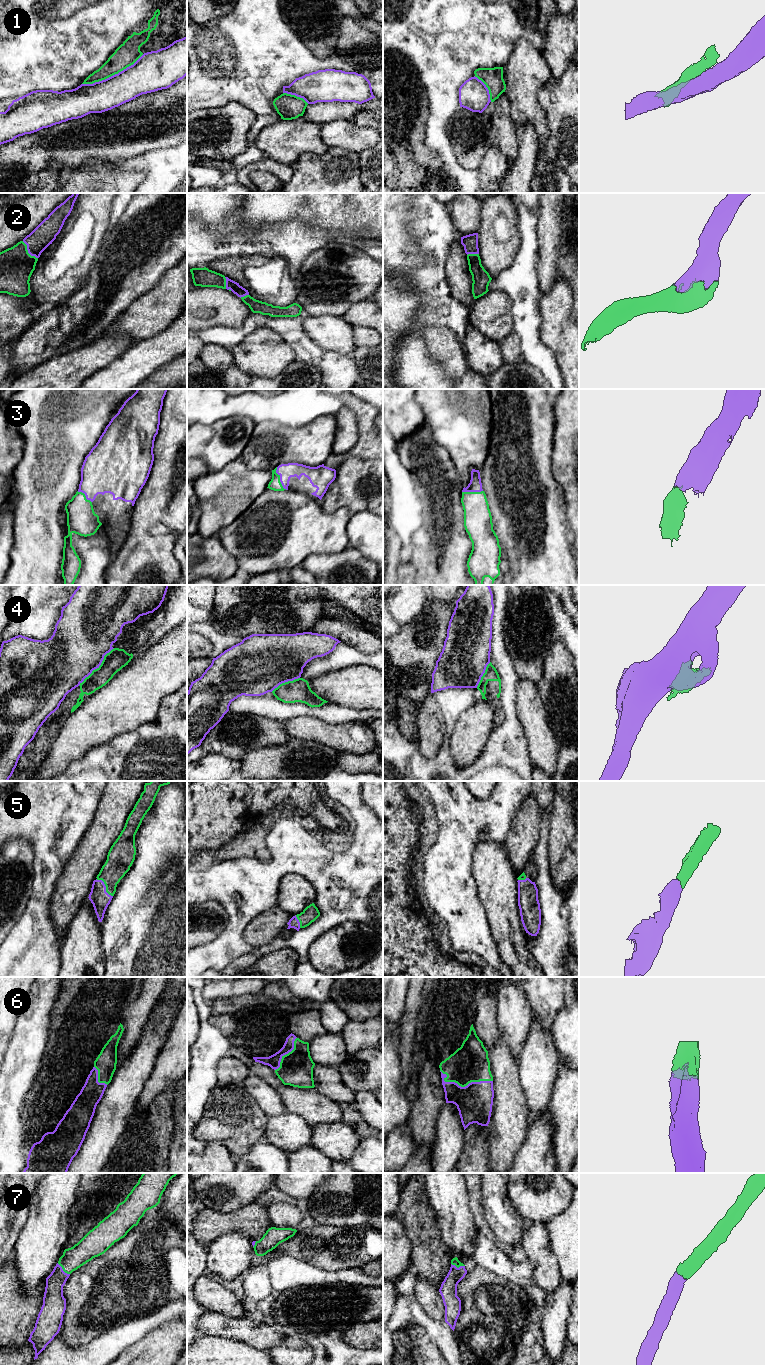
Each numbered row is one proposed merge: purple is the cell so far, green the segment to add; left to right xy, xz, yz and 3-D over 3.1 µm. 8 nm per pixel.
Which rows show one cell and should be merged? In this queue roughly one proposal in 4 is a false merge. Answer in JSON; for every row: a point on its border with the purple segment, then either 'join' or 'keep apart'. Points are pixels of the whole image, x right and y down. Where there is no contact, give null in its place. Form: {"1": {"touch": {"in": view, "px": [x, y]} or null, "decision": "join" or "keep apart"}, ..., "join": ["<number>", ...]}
{"1": {"touch": {"in": "xy", "px": [113, 75]}, "decision": "keep apart"}, "2": {"touch": {"in": "xy", "px": [28, 251]}, "decision": "join"}, "3": {"touch": {"in": "xz", "px": [280, 479]}, "decision": "join"}, "4": {"touch": {"in": "xy", "px": [98, 666]}, "decision": "keep apart"}, "5": {"touch": {"in": "xy", "px": [105, 886]}, "decision": "join"}, "6": {"touch": {"in": "yz", "px": [463, 1087]}, "decision": "join"}, "7": {"touch": {"in": "xy", "px": [62, 1270]}, "decision": "join"}, "join": ["2", "3", "5", "6", "7"]}

